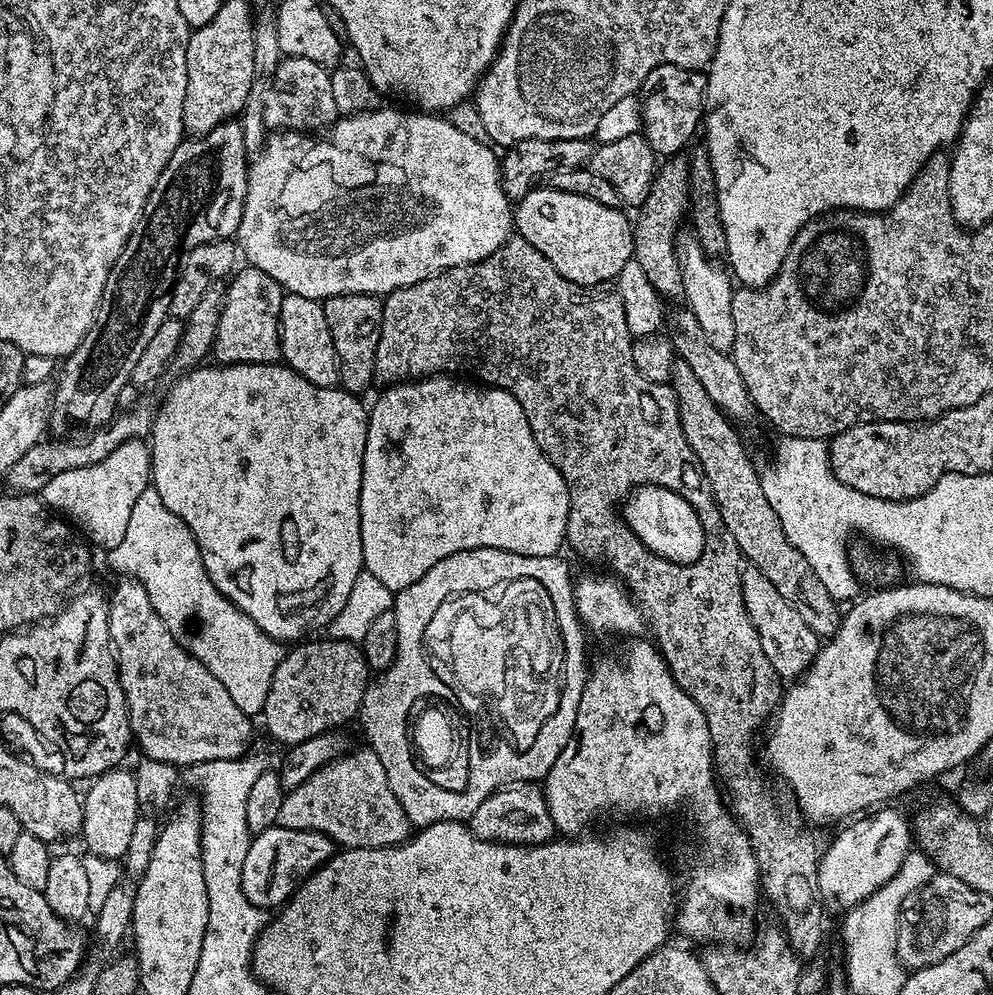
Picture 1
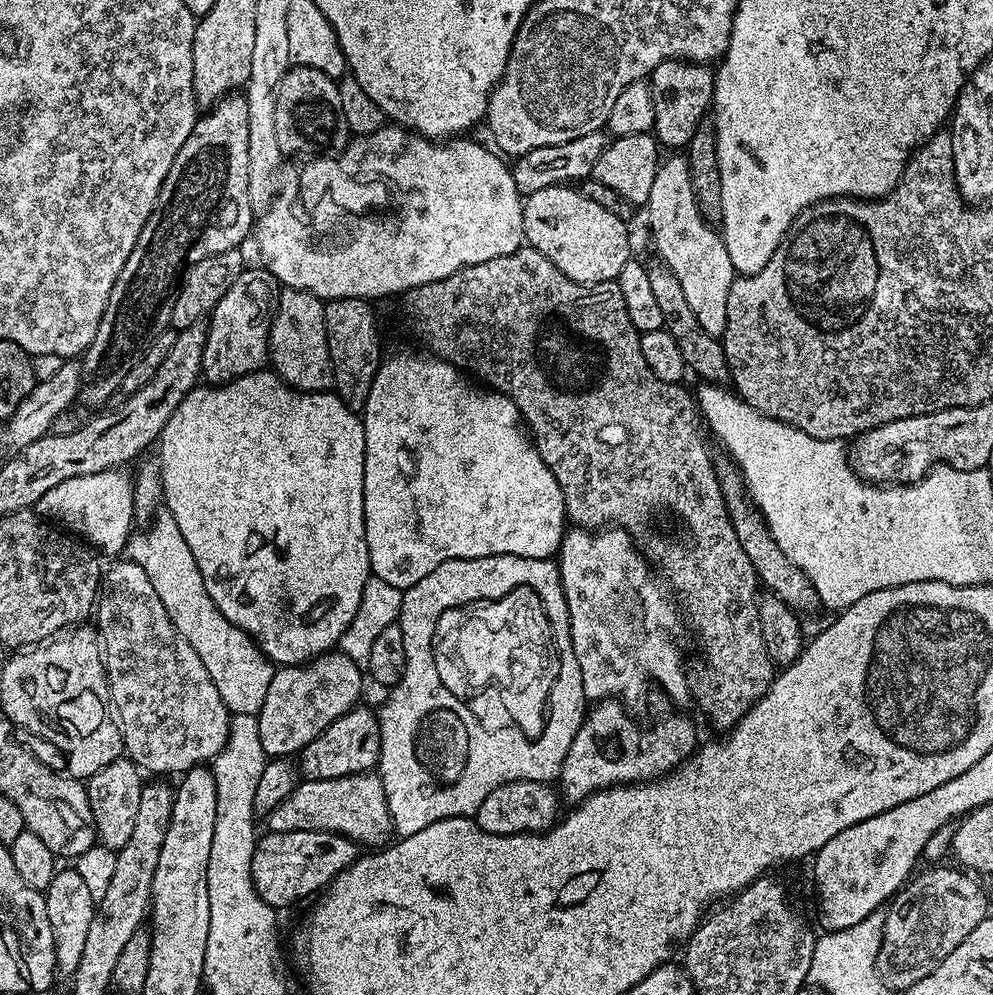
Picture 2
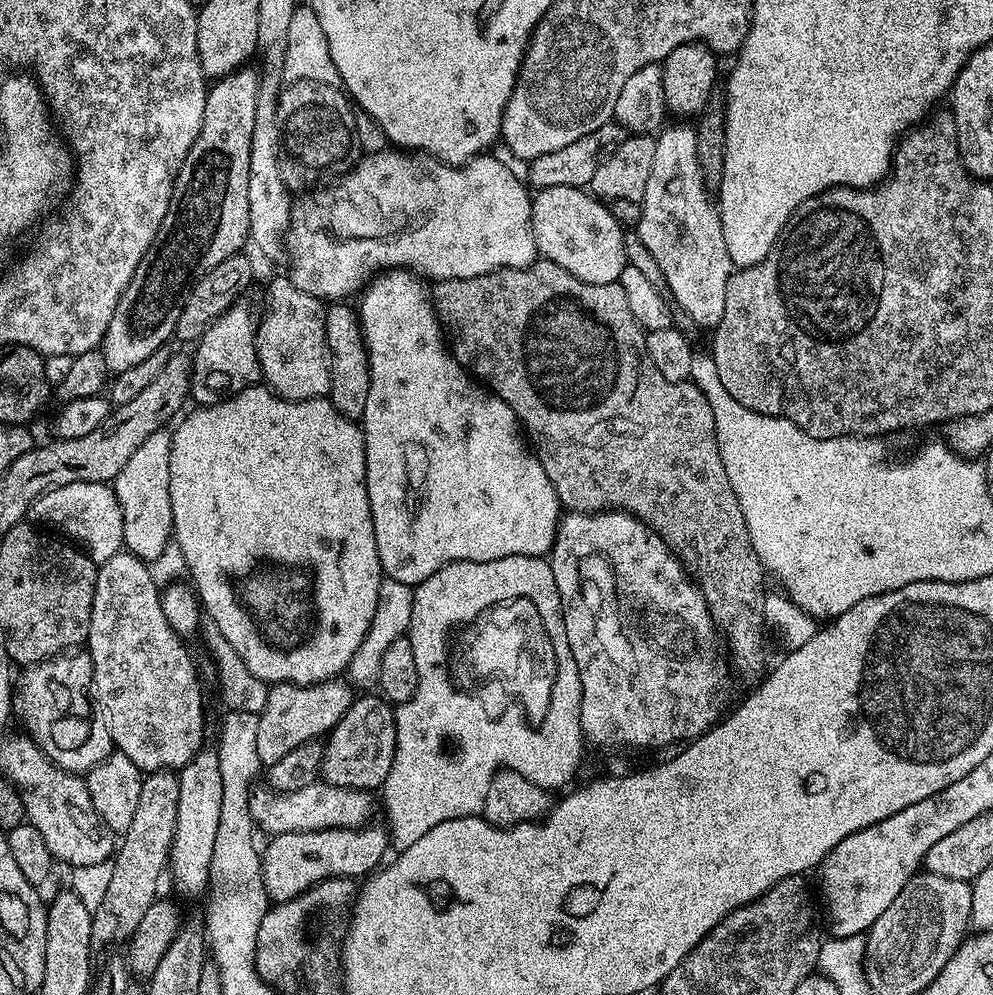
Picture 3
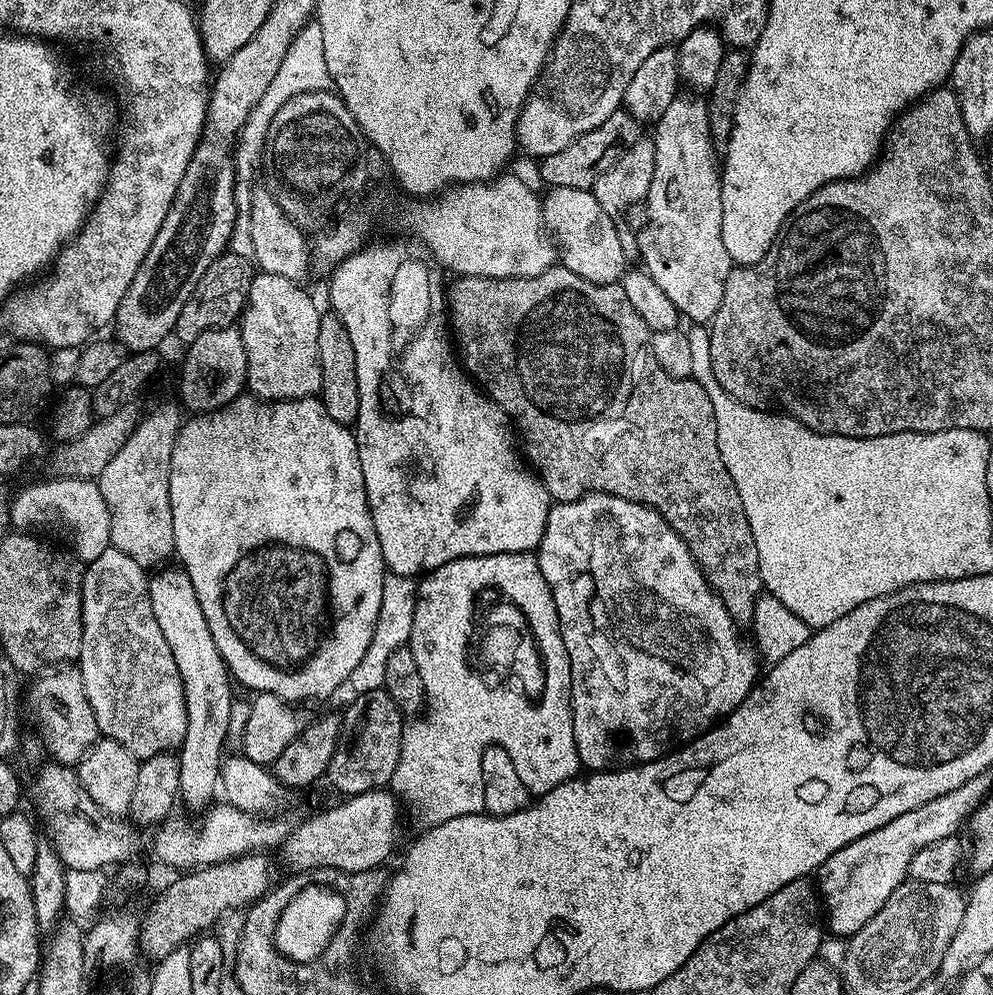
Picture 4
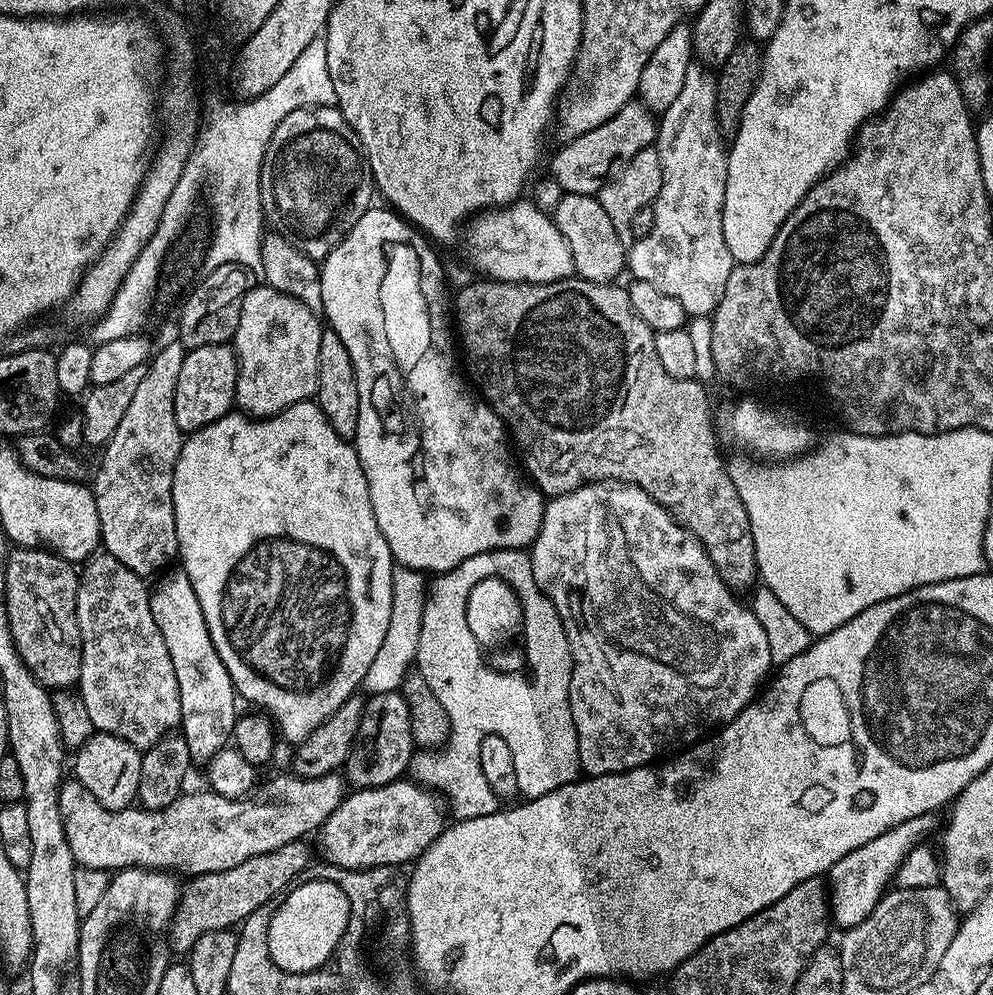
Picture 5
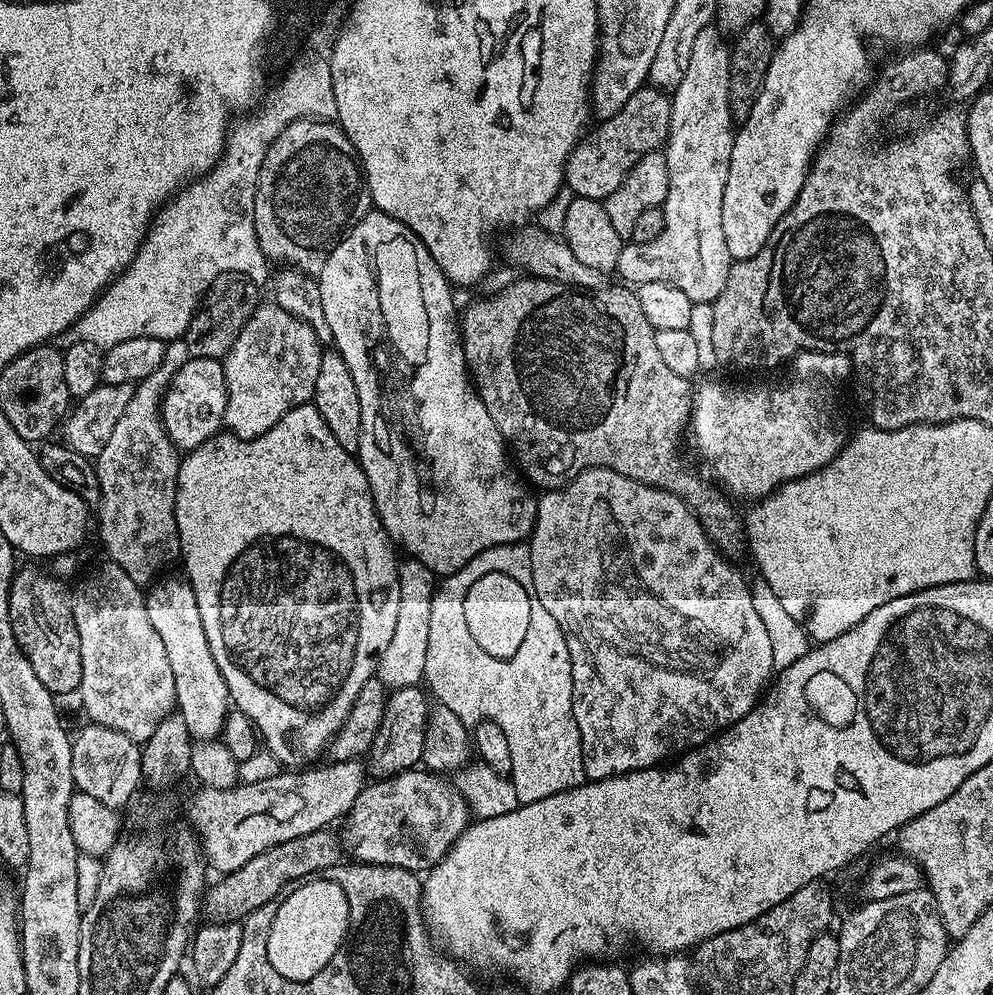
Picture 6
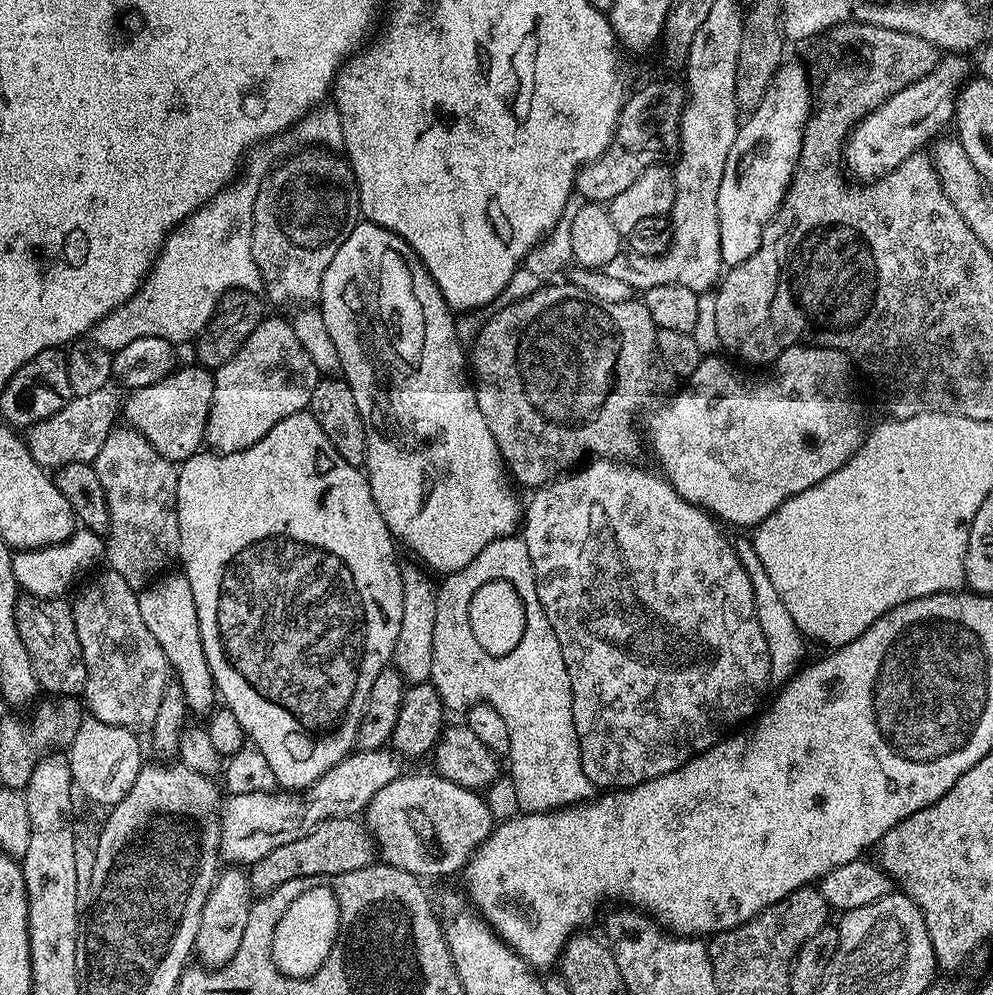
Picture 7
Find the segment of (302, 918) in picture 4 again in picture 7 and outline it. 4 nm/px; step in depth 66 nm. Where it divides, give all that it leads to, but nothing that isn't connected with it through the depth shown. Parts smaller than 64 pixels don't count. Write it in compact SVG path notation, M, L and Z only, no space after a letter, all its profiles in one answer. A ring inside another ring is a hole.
M314 884L287 907L275 927L271 956L276 969L288 977L308 977L324 964L340 925L340 908L329 885Z

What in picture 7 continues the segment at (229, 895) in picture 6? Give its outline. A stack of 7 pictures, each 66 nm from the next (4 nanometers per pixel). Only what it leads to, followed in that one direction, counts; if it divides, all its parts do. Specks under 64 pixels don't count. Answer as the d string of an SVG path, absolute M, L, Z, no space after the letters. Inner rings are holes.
M329 816L318 822L304 836L278 846L266 858L256 861L250 868L253 893L263 894L282 886L282 882L294 882L294 878L317 878L316 876L341 876L350 870L362 870L374 860L374 839L359 819L350 816Z

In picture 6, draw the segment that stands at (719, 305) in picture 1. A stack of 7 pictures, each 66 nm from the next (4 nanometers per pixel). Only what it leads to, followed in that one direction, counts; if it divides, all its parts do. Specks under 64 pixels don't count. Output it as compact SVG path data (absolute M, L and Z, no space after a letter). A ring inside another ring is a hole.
M709 26L702 30L702 34L698 34L698 38L694 38L694 47L690 53L690 63L686 65L686 74L682 74L682 82L678 82L678 86L671 93L670 130L662 149L666 158L666 170L670 170L670 190L666 190L666 202L662 206L665 216L665 225L662 226L662 232L653 241L625 243L624 249L618 254L618 262L615 267L615 271L620 272L621 278L624 279L621 281L627 282L629 285L635 286L646 282L666 282L670 286L678 286L678 290L682 290L682 294L686 294L686 298L701 304L711 304L712 301L718 298L718 294L722 294L722 286L726 286L726 278L730 274L734 263L730 250L726 250L726 234L722 234L722 194L726 194L726 178L730 174L734 121L730 114L730 94L728 93L728 87L730 86L730 44L727 39L724 41L720 36L723 36L721 29Z

